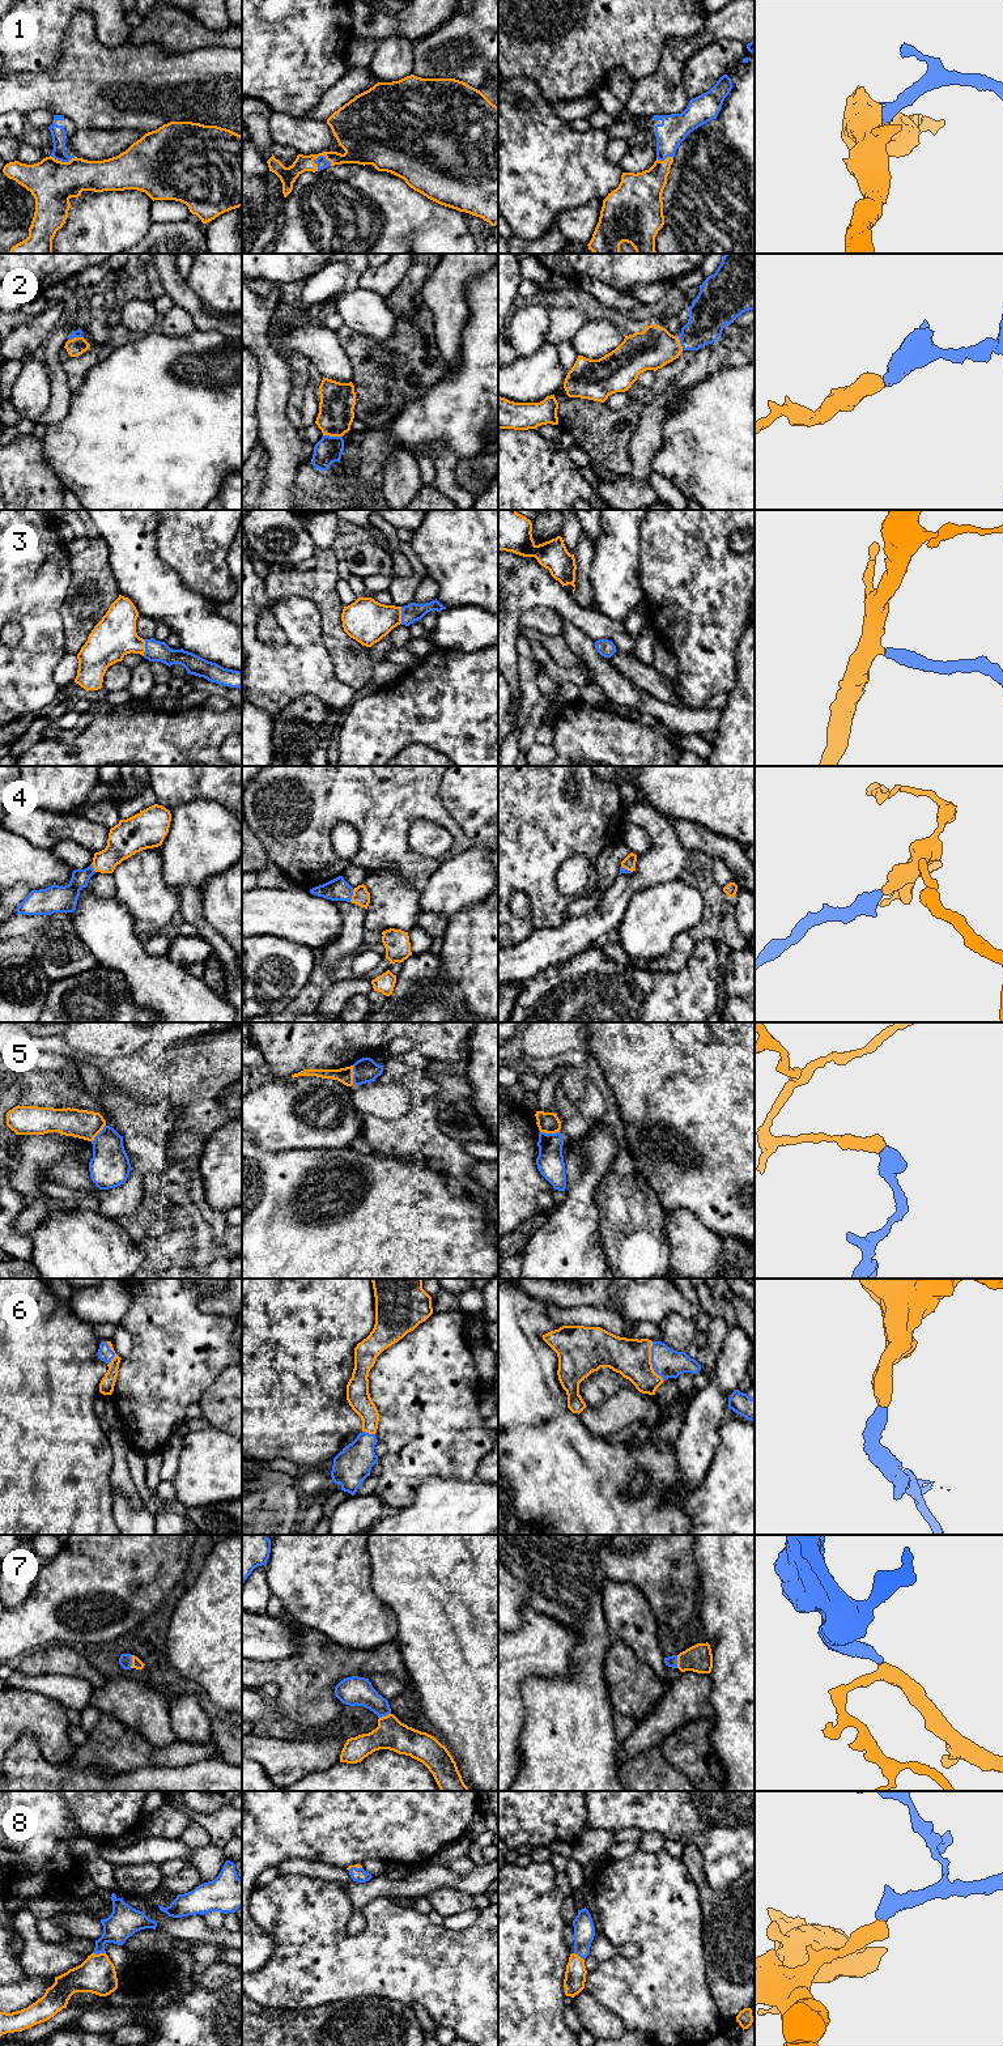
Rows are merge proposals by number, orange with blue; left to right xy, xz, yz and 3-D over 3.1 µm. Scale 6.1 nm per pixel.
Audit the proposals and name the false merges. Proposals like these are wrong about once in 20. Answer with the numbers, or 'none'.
5

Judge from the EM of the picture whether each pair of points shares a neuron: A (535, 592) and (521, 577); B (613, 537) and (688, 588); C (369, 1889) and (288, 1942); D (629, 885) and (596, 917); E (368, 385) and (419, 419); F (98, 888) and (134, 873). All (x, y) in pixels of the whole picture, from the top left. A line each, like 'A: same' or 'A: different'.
A: same
B: different
C: different
D: same
E: different
F: different

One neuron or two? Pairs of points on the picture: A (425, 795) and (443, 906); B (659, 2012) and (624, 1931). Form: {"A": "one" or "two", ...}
{"A": "two", "B": "one"}

